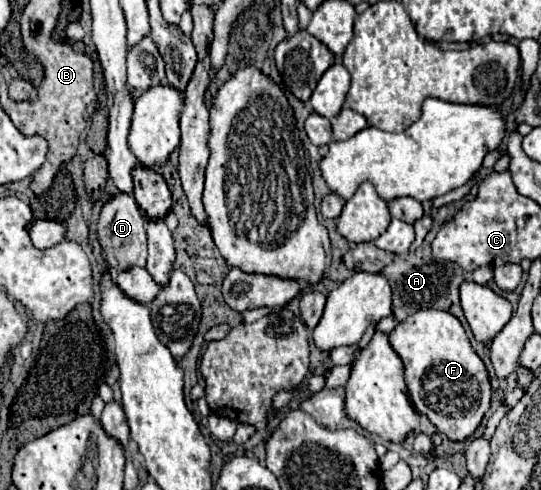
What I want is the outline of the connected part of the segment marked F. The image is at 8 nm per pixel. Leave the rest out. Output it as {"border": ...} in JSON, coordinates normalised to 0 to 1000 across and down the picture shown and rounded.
{"border":[[[776,631],[773,639],[750,647],[743,659],[736,659],[717,688],[721,688],[721,704],[728,708],[728,716],[739,724],[739,733],[747,741],[747,773],[750,773],[750,790],[758,802],[758,818],[769,831],[769,839],[776,847],[787,847],[795,855],[795,863],[813,884],[821,884],[828,896],[854,900],[854,896],[869,892],[906,831],[909,794],[906,794],[898,749],[895,749],[891,733],[880,724],[880,716],[872,712],[854,659],[828,635]]]}

